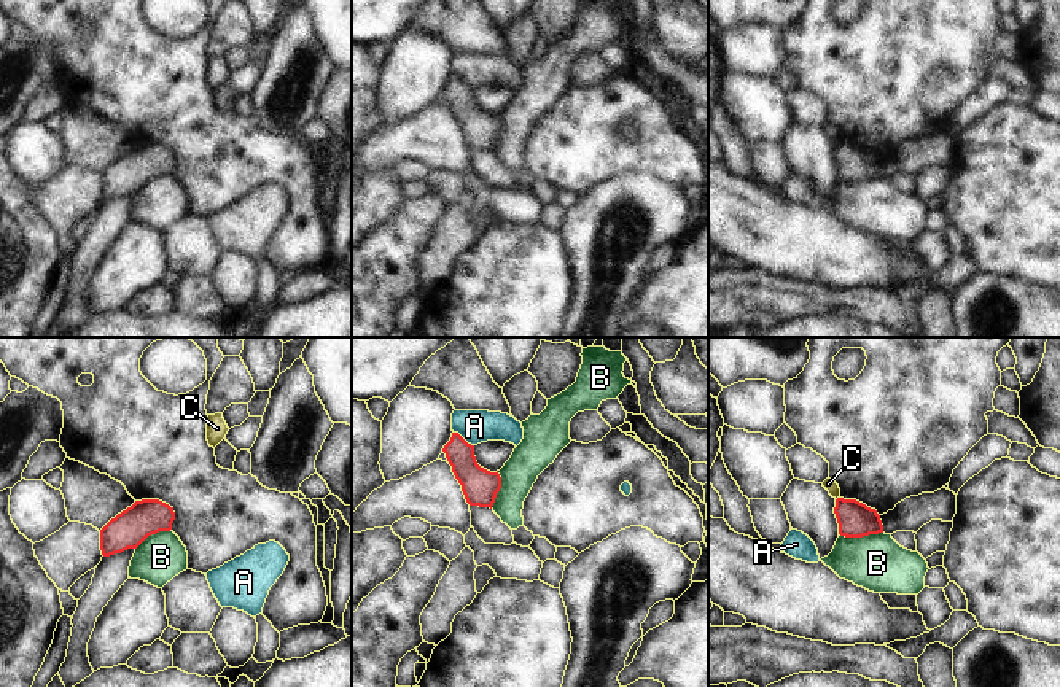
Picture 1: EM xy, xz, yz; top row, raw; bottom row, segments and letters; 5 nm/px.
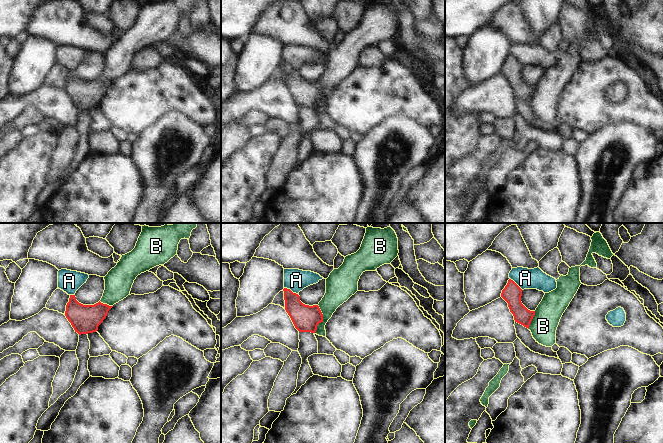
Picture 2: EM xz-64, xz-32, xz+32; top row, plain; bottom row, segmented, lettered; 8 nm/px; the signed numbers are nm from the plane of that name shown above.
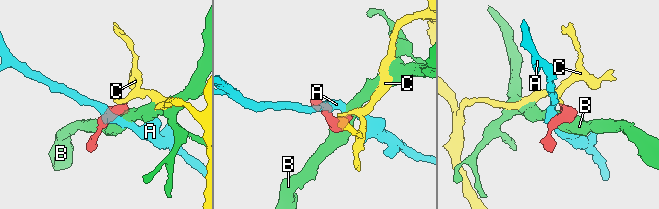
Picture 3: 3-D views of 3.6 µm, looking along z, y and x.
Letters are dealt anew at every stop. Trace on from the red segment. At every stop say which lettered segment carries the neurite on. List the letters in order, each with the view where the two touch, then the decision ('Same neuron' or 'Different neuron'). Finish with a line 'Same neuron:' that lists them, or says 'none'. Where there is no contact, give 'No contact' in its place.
A: Touches red in xz. Different neuron
B: Touches red in yz. Different neuron
C: Touches red in yz. Different neuron
Same neuron: none

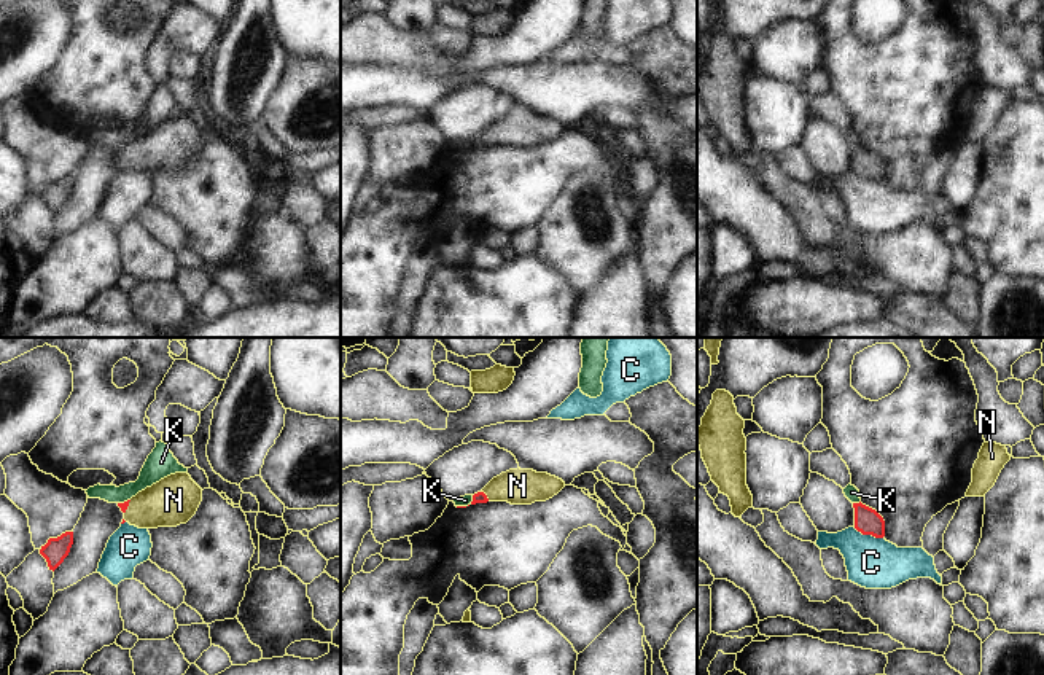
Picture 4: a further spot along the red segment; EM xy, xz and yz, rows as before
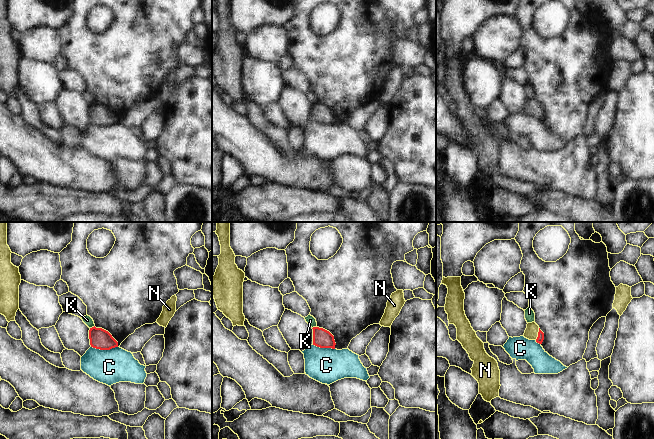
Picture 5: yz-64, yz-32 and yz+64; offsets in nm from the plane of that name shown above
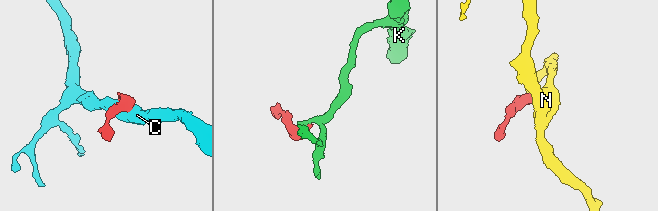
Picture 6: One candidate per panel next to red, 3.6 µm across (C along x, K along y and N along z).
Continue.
C: Touches red in yz. Different neuron
K: Touches red in xz. Different neuron
N: Touches red in xz. Same neuron
Same neuron: N

